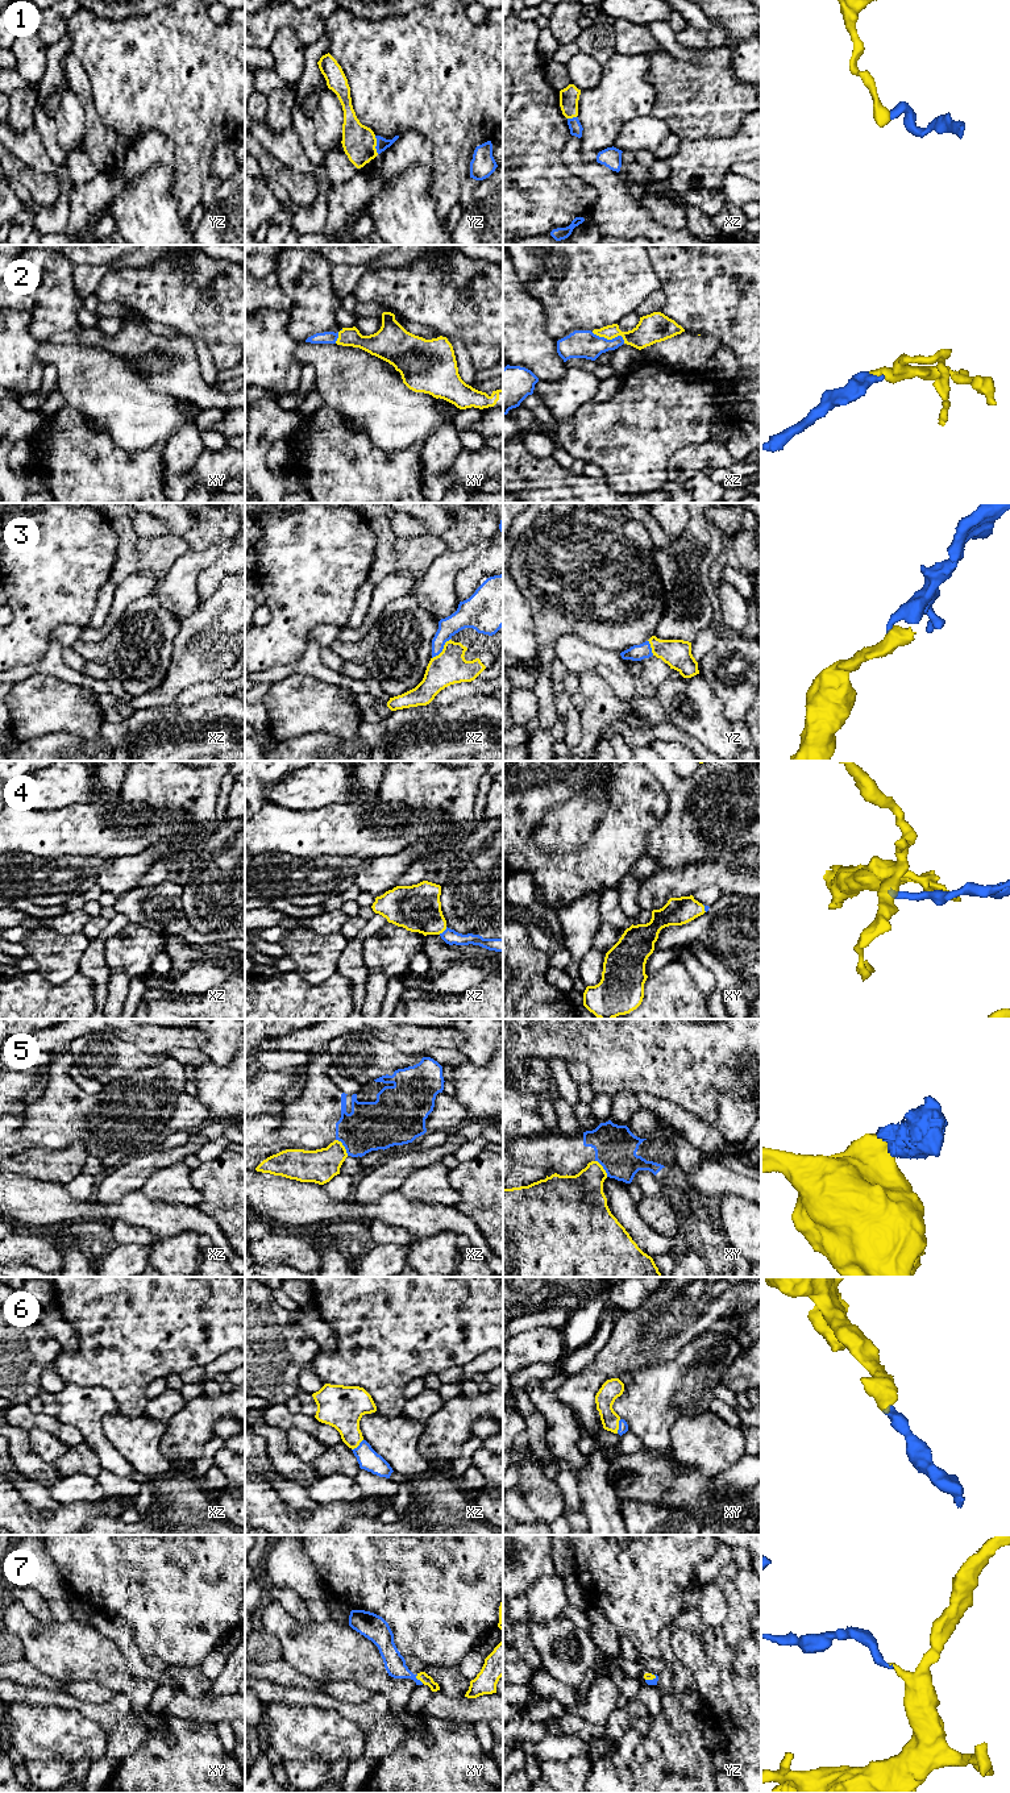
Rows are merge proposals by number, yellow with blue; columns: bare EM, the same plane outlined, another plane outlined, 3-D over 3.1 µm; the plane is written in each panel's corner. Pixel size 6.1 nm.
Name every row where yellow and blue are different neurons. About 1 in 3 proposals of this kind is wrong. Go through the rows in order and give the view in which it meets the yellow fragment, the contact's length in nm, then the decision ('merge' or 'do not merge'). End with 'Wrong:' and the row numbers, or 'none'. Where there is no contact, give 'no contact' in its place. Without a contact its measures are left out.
1: contact in yz; length 110 nm; merge
2: contact in xz; length 220 nm; merge
3: contact in xz; length 170 nm; merge
4: contact in xz; length 70 nm; merge
5: contact in xz; length 130 nm; do not merge
6: contact in xy; length 90 nm; merge
7: contact in xy; length 70 nm; merge
Wrong: 5

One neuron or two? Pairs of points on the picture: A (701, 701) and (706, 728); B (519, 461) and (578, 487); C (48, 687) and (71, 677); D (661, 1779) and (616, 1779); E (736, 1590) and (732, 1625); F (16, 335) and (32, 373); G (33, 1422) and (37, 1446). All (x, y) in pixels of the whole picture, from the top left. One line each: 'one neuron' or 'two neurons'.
A: one neuron
B: one neuron
C: two neurons
D: two neurons
E: one neuron
F: one neuron
G: two neurons

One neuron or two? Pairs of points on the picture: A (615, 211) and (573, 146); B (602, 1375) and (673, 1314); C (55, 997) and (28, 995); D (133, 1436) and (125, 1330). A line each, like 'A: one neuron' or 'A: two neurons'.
A: one neuron
B: one neuron
C: one neuron
D: two neurons

